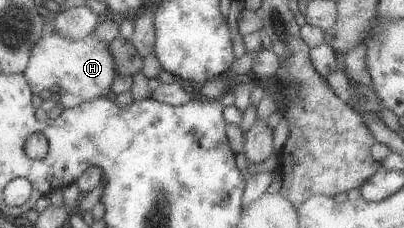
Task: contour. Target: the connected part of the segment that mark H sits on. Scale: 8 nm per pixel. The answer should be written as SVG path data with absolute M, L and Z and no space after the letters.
M51 21L44 24L42 34L31 48L27 67L21 74L33 95L55 86L61 95L59 104L64 110L111 96L110 87L117 76L113 56L105 42L99 42L93 33L81 39L69 39L55 31Z

